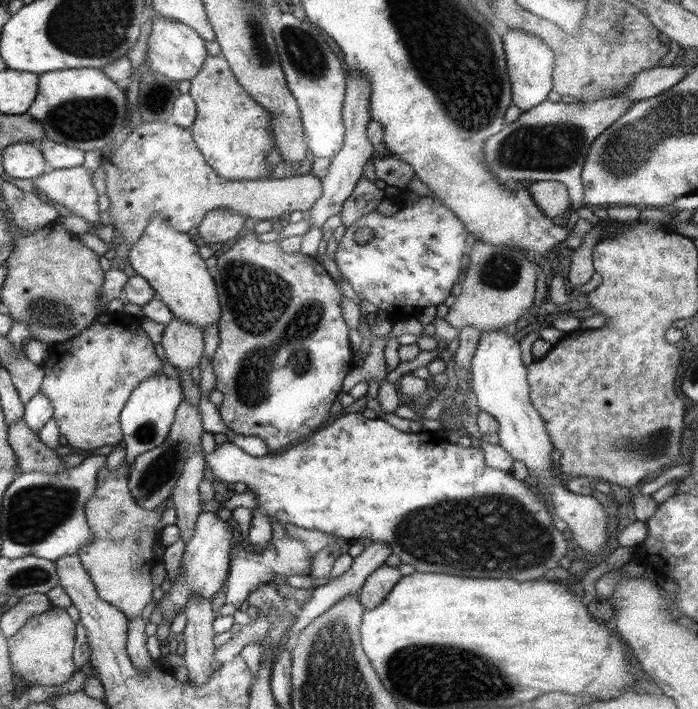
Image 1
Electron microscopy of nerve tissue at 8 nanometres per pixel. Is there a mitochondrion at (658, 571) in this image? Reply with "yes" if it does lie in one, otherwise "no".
no

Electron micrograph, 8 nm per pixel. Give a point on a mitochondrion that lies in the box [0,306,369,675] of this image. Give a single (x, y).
(33, 513)

